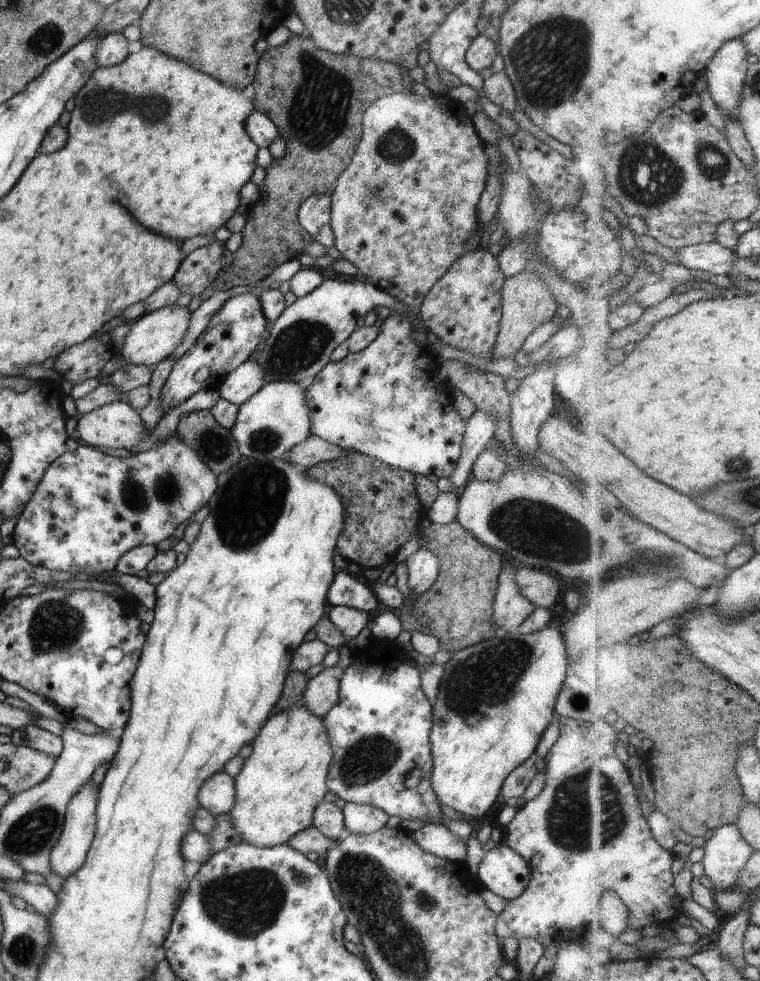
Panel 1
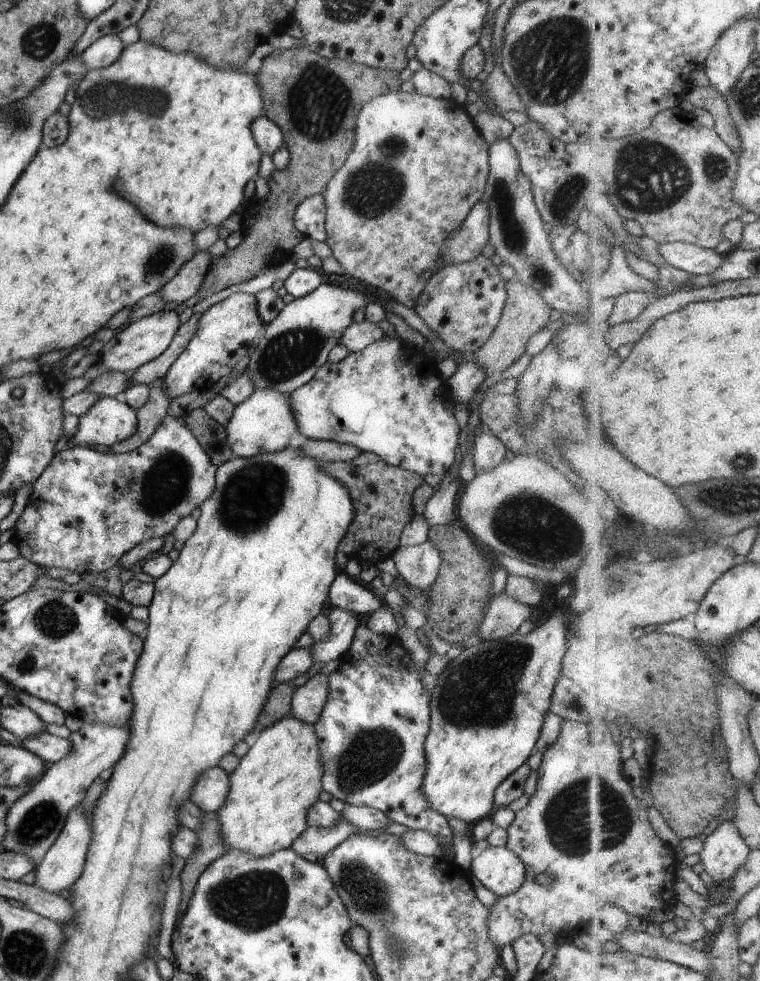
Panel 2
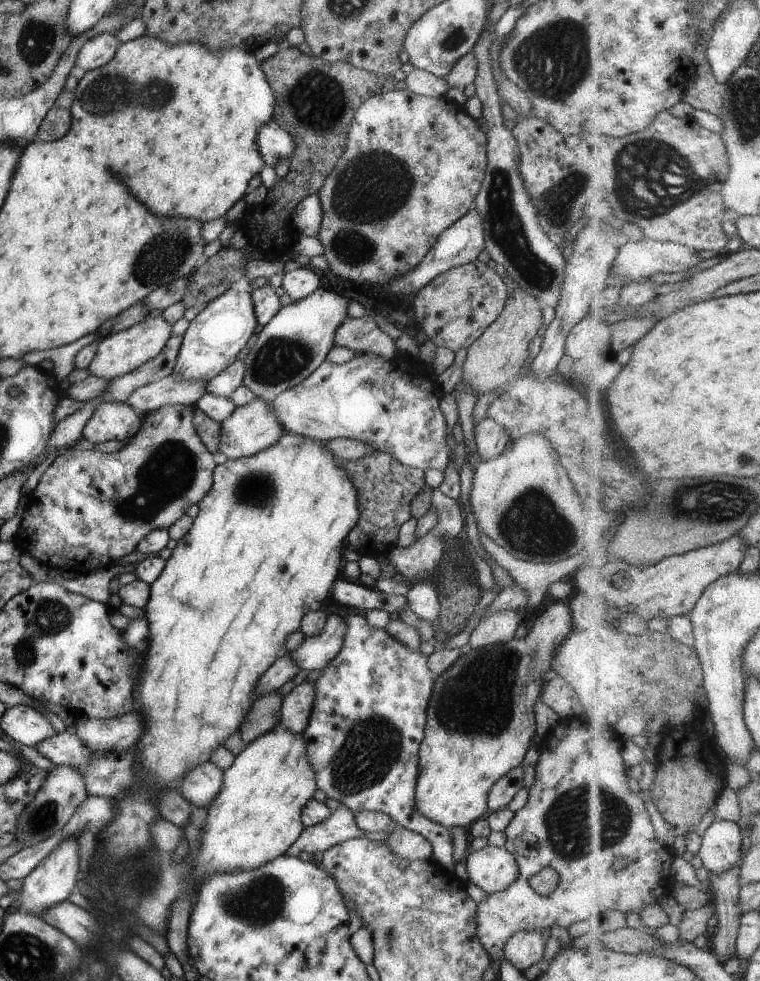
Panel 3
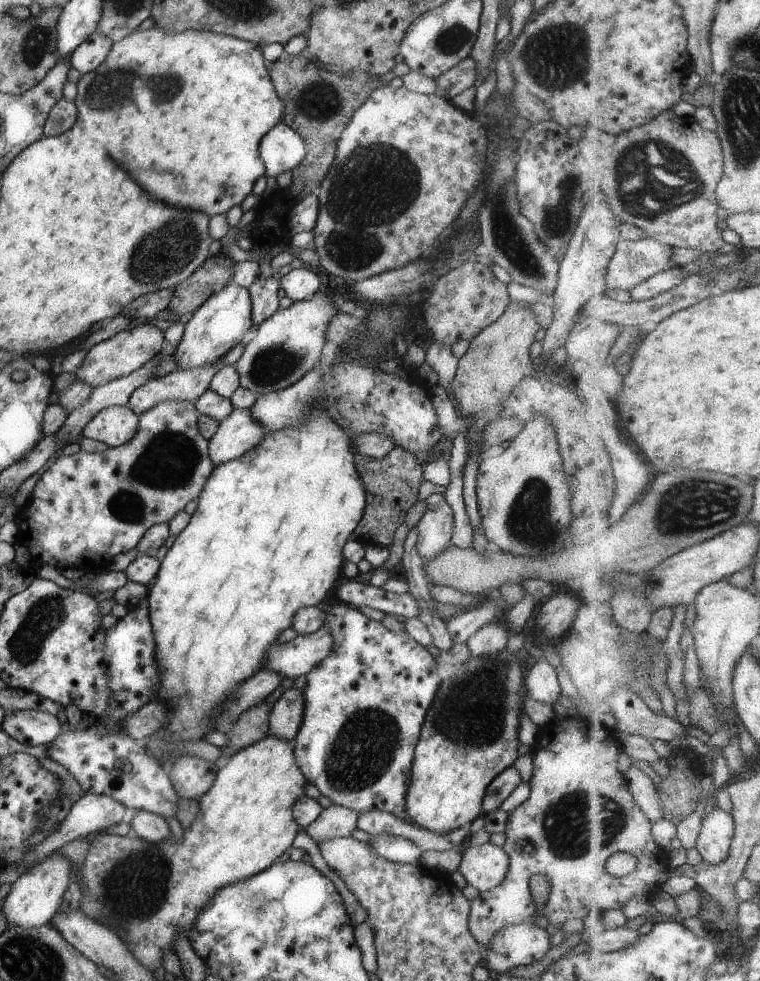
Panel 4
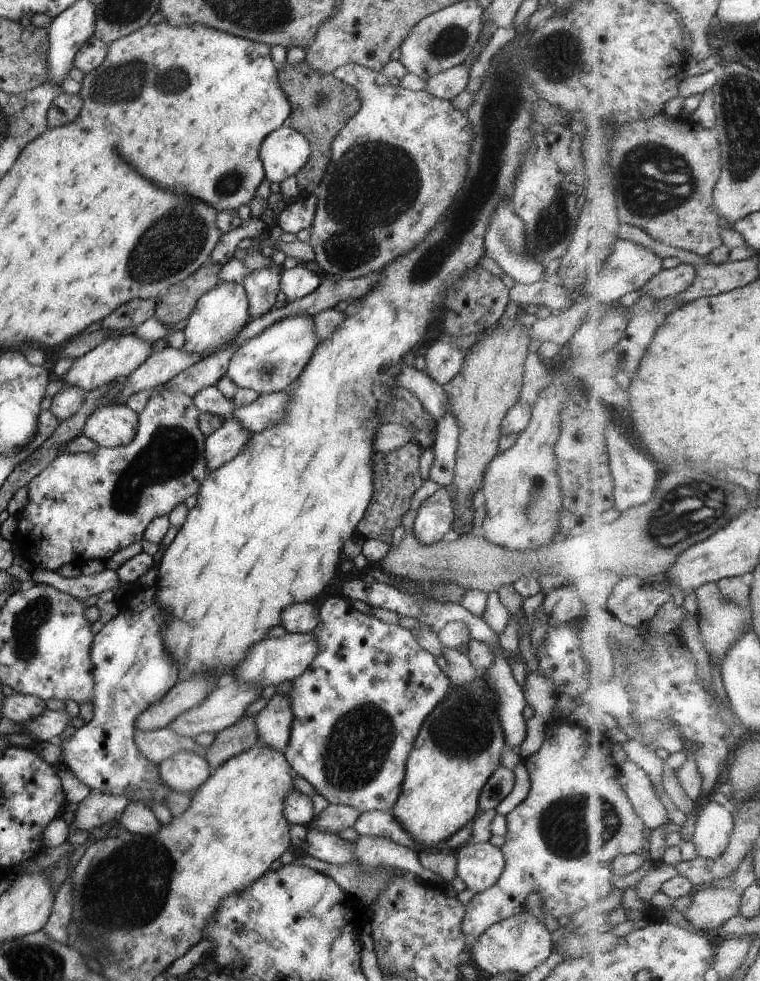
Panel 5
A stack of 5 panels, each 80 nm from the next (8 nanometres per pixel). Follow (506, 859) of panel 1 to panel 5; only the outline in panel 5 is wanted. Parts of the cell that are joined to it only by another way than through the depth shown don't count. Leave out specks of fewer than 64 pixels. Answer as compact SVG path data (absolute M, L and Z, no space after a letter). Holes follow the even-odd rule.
M489 841L463 844L452 852L456 858L457 878L474 894L493 885L504 867L500 848L491 845Z

